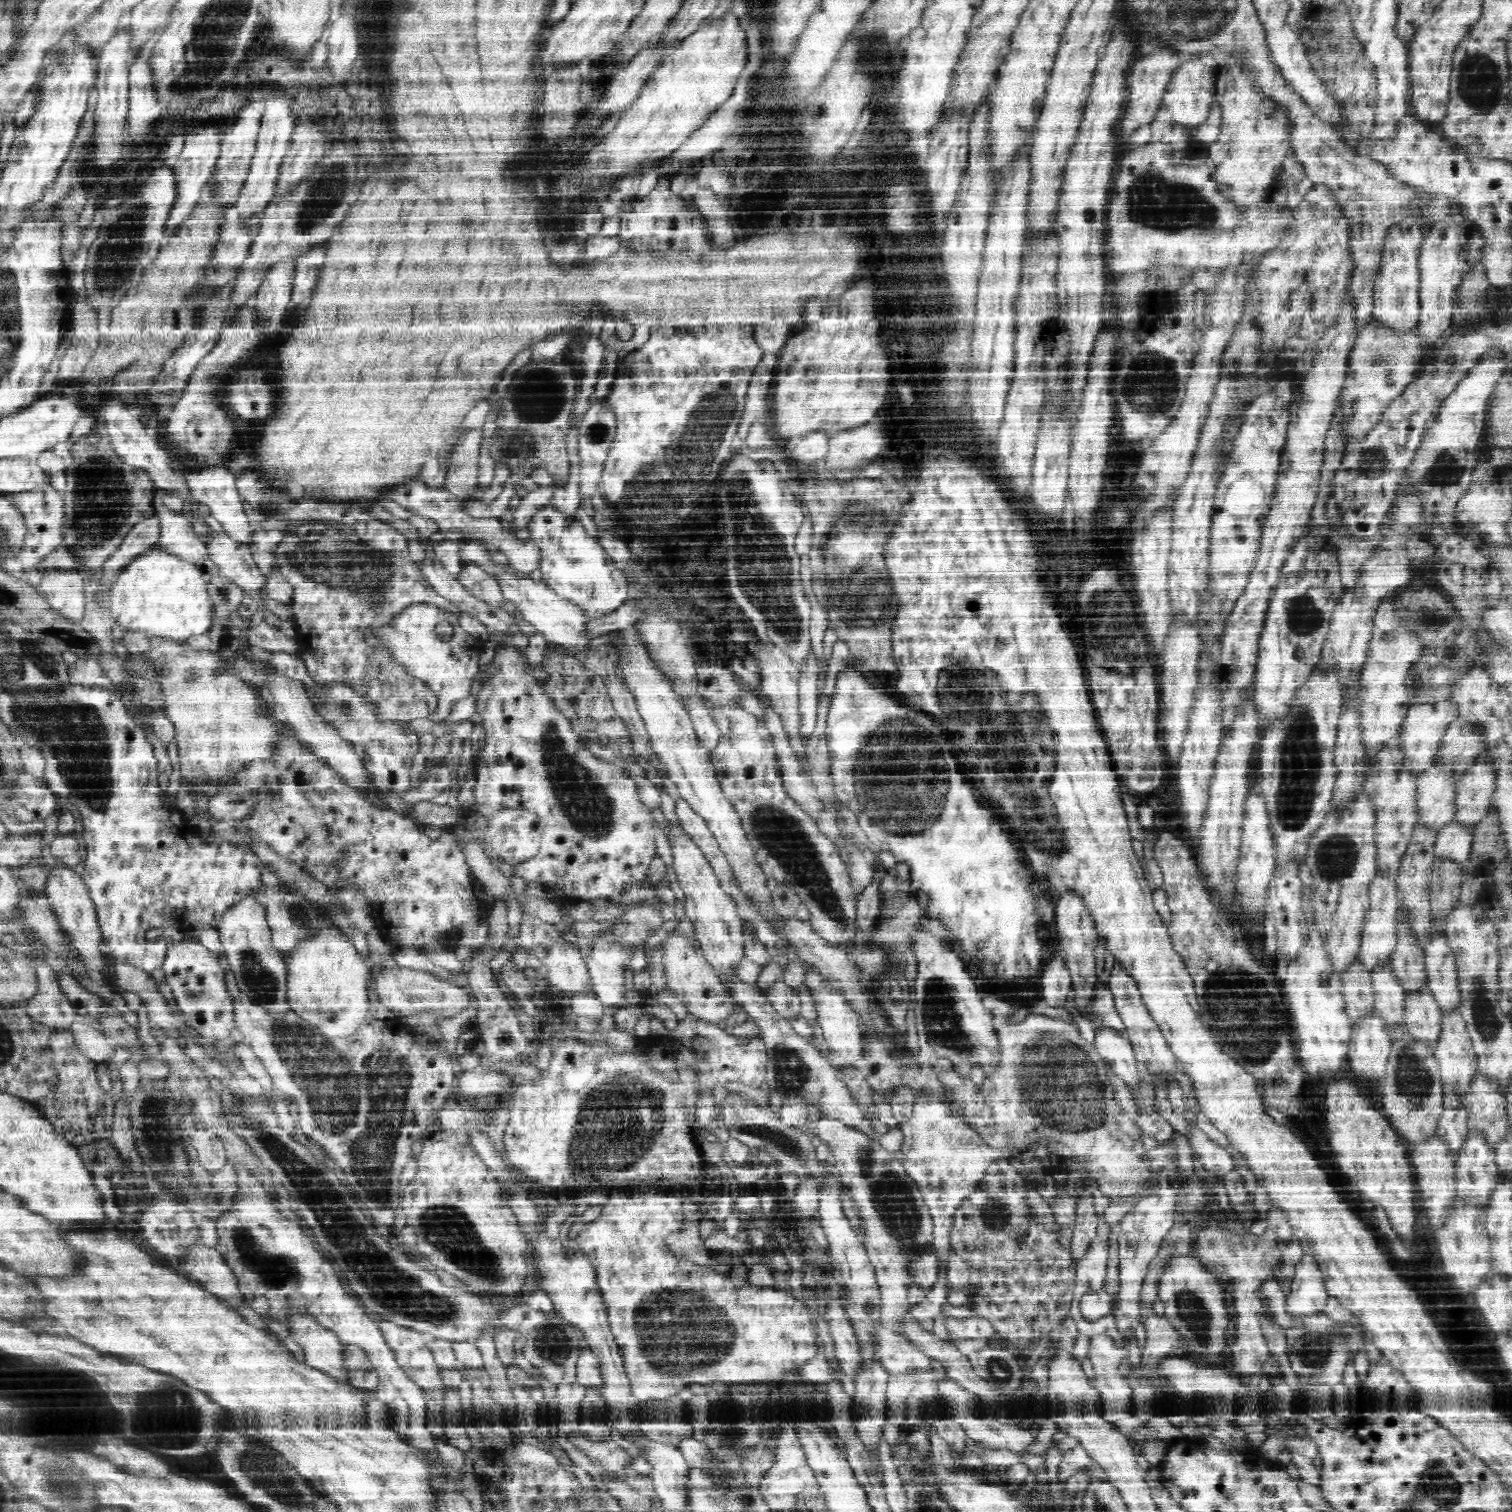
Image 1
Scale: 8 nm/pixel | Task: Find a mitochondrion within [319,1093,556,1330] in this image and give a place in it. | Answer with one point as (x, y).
(445, 1228)

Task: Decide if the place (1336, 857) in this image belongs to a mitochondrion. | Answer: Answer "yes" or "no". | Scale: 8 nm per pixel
yes

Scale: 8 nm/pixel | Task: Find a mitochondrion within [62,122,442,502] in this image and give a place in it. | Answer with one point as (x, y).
(115, 259)

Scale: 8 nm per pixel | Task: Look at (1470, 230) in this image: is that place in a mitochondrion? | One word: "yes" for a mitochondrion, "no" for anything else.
no

